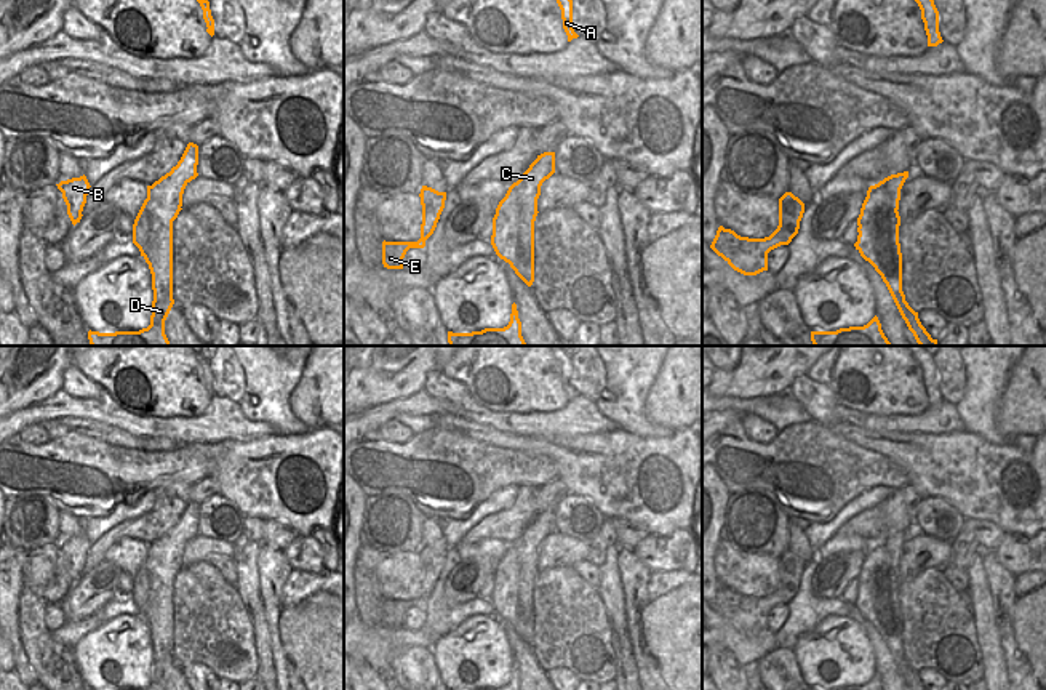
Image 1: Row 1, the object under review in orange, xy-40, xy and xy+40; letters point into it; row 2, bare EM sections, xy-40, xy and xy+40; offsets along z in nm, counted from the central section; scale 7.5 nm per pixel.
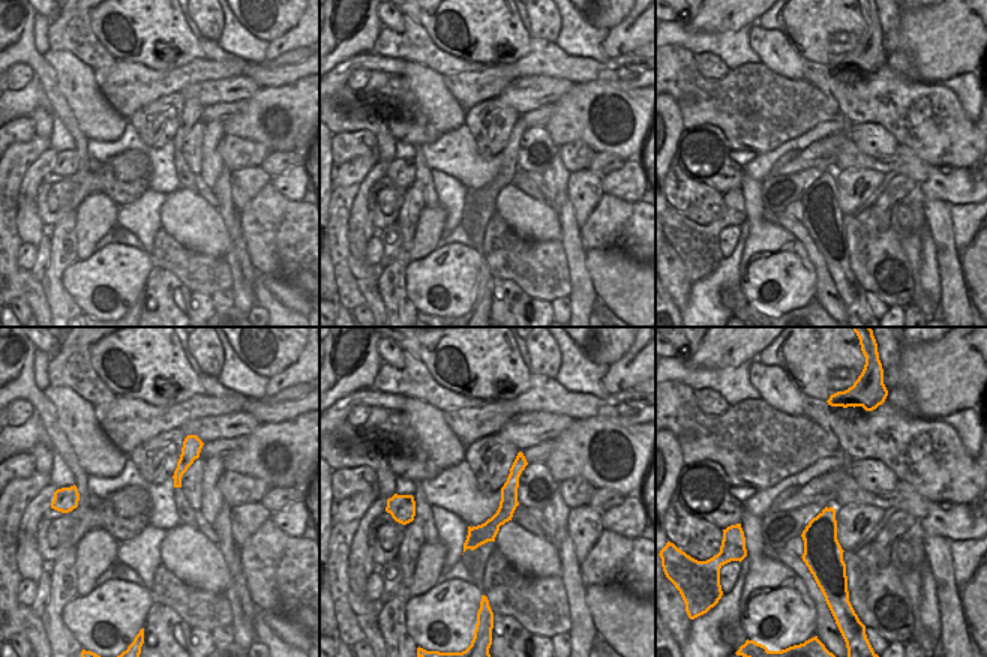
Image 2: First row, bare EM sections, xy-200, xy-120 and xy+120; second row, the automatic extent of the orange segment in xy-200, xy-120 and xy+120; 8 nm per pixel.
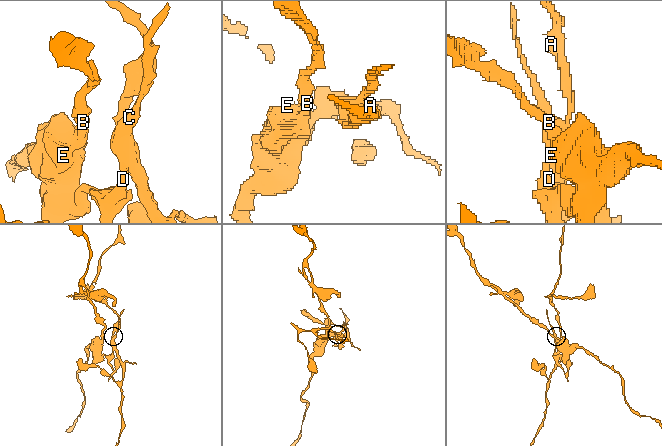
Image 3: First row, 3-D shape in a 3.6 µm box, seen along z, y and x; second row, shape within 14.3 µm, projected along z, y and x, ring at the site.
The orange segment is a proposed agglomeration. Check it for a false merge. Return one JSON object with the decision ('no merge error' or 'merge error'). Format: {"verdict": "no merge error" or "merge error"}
{"verdict": "merge error"}

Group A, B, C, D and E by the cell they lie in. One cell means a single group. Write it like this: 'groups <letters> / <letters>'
groups A / B C D E

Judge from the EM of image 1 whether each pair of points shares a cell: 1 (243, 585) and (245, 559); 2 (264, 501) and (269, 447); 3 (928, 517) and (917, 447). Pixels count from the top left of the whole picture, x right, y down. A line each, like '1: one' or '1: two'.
1: one
2: one
3: two

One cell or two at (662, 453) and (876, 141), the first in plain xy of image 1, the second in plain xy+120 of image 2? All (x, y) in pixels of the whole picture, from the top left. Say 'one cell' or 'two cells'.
two cells

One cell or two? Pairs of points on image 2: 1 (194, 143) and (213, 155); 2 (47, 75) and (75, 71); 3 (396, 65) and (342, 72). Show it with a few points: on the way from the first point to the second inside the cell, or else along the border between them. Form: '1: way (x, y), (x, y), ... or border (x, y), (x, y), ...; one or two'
1: border (204, 123), (201, 170), (198, 173); two
2: border (41, 56), (53, 69), (56, 86), (69, 107); two
3: way (383, 65), (356, 63); one

